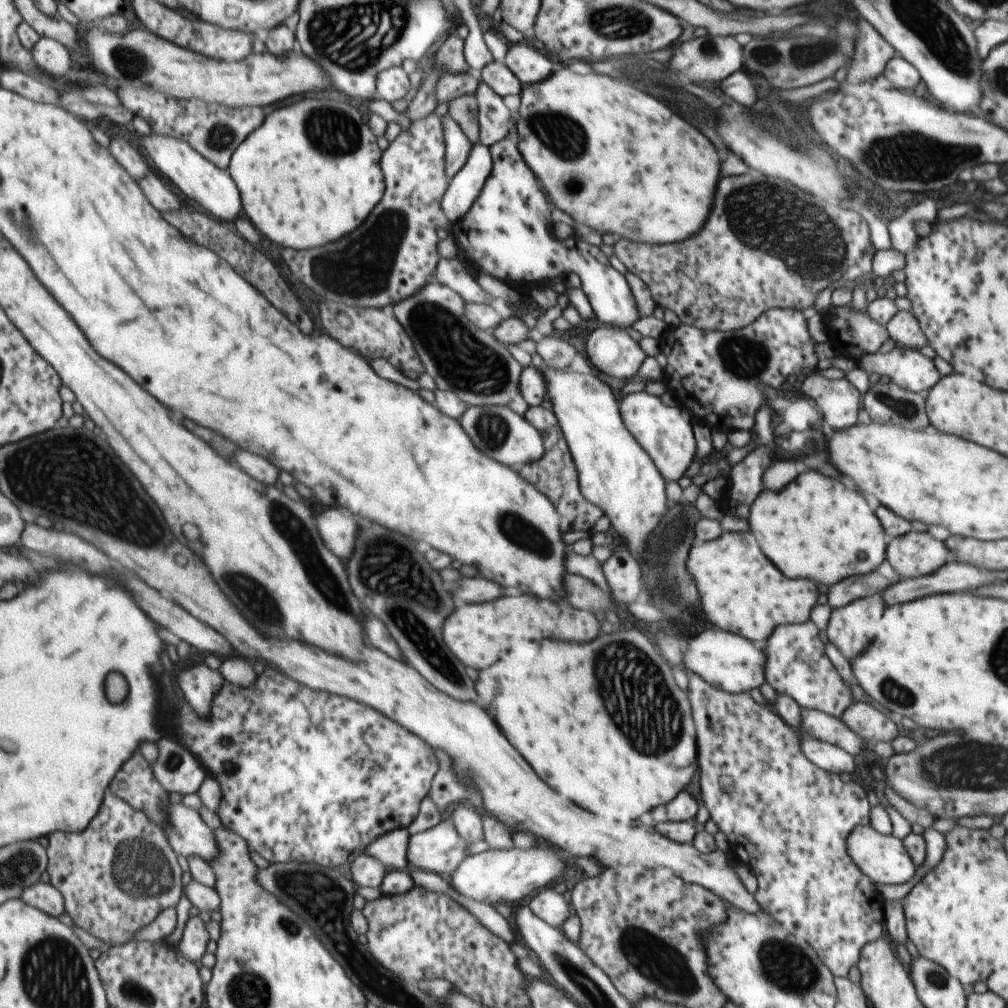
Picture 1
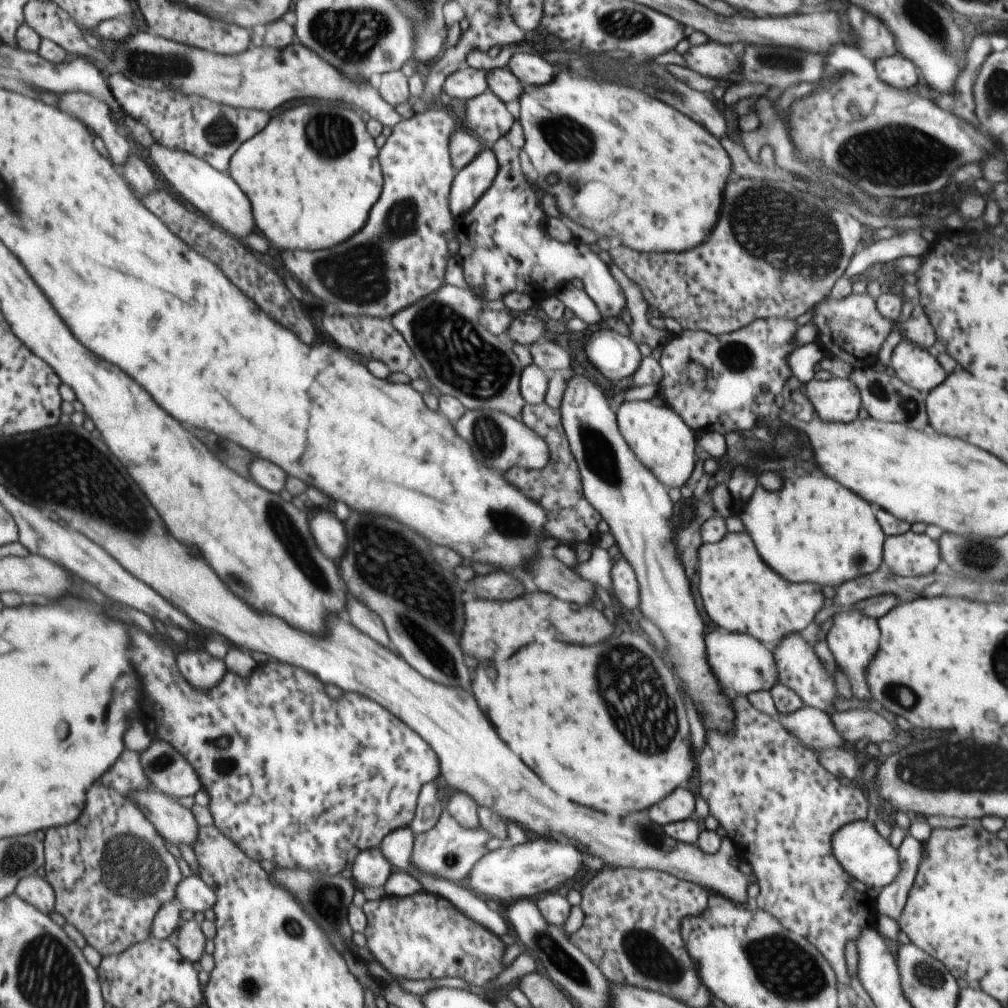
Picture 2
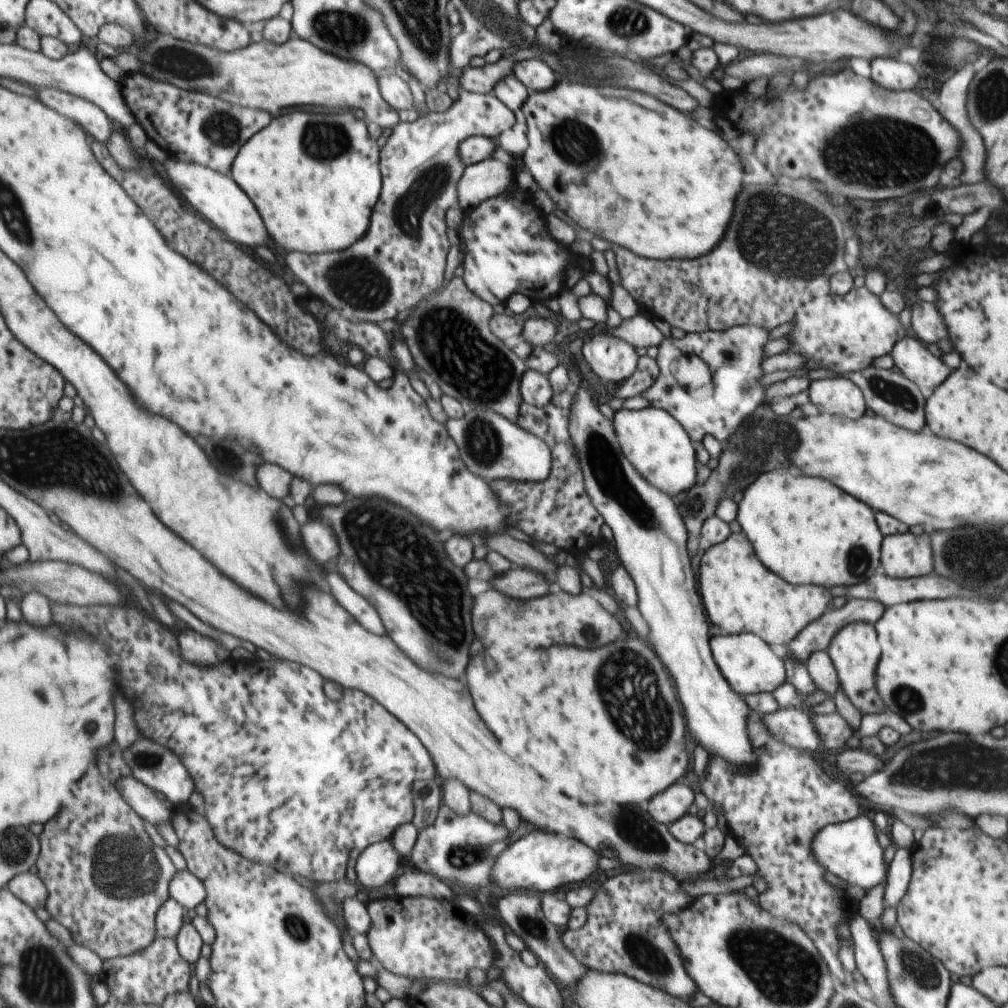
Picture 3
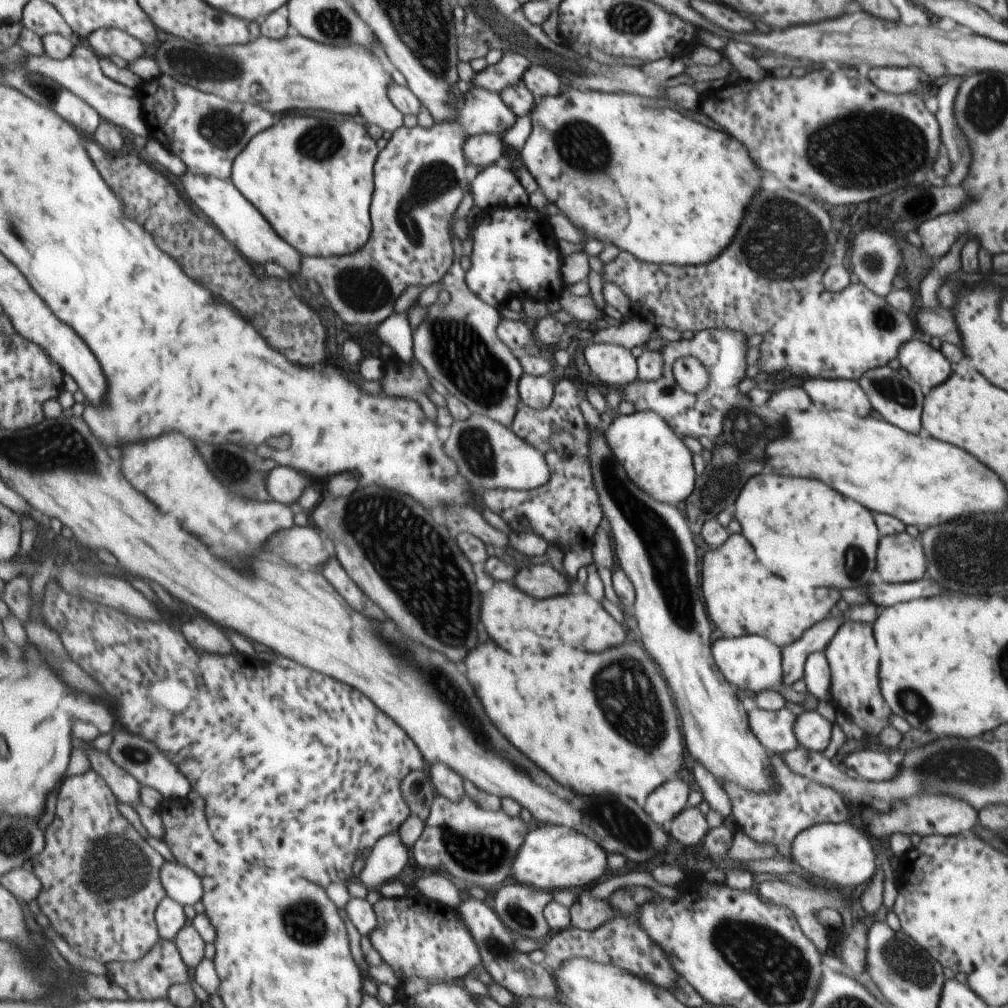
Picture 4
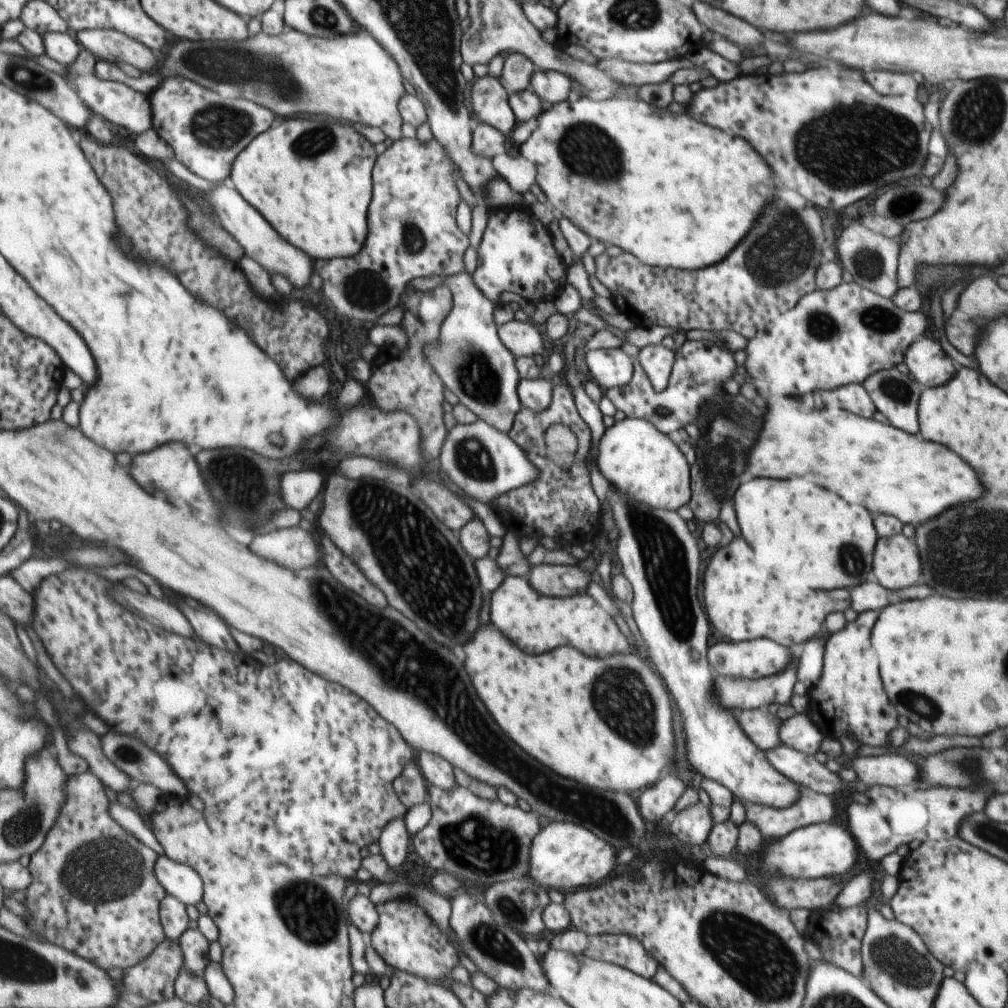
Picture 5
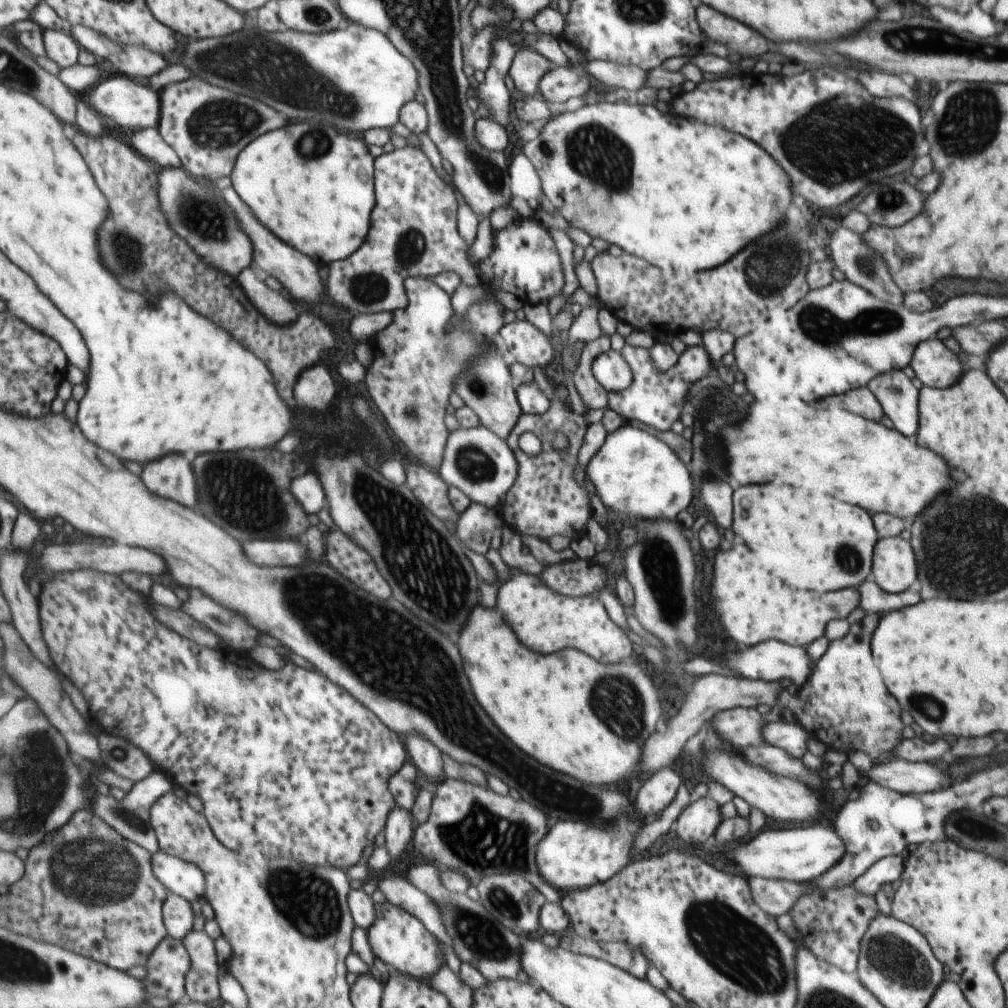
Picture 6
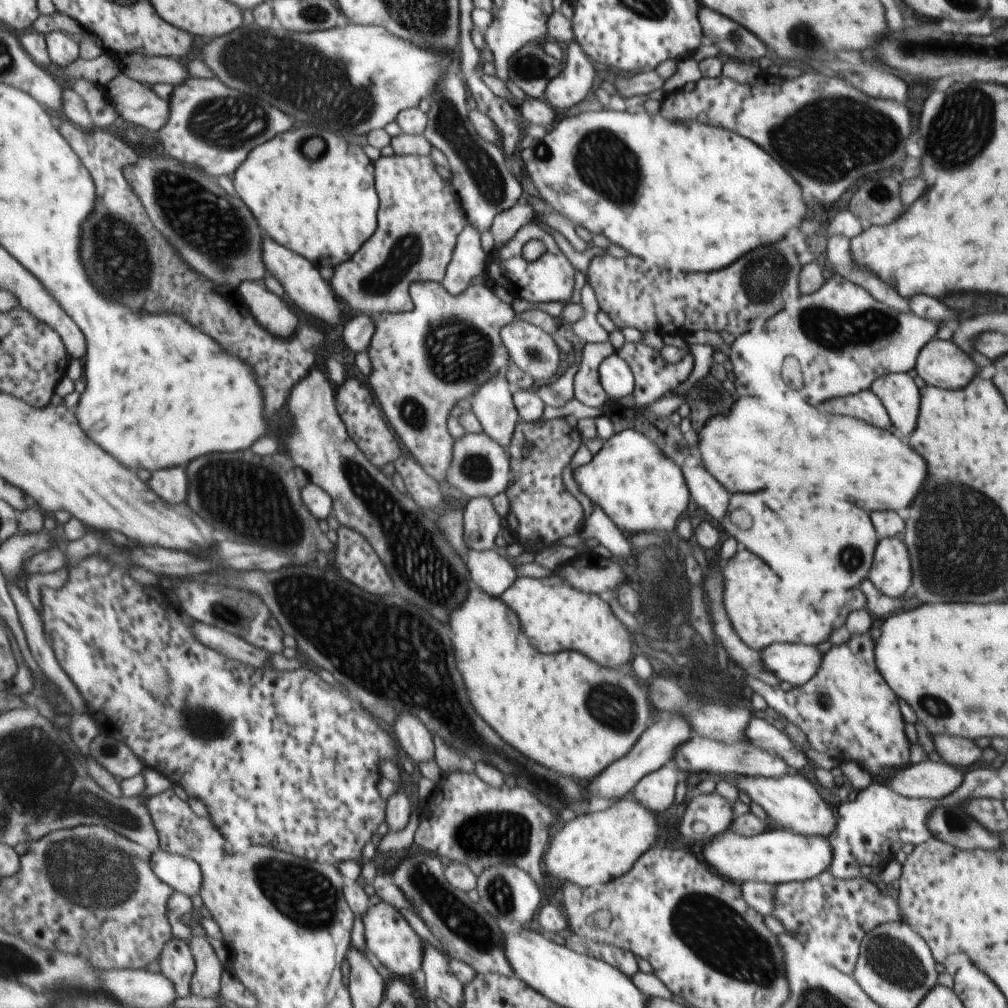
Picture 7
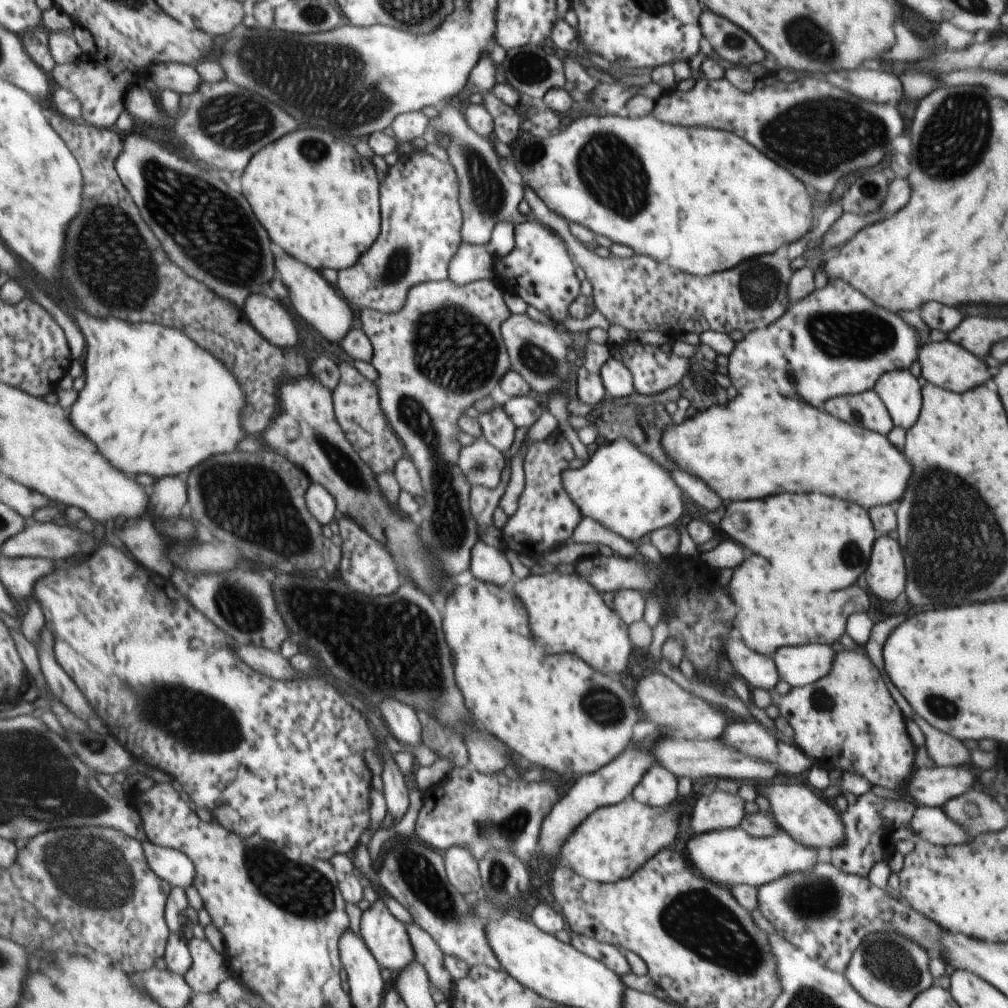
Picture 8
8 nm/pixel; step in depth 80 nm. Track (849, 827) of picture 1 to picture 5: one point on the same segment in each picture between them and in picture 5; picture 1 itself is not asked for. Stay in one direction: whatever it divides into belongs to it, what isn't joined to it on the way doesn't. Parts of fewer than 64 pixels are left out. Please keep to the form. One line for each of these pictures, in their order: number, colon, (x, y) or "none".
2: (779, 806)
3: (775, 809)
4: (798, 804)
5: (812, 807)

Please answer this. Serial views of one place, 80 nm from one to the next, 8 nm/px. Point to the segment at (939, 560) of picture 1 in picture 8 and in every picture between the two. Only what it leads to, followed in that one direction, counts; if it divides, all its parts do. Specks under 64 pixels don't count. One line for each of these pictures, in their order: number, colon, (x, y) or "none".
2: (906, 555)
3: (904, 556)
4: (900, 559)
5: (896, 566)
6: (894, 568)
7: (890, 573)
8: (885, 577)

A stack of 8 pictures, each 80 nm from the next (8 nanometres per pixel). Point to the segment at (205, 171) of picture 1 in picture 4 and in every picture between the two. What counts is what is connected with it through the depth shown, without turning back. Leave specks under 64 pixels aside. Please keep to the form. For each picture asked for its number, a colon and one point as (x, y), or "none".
2: (215, 193)
3: (218, 197)
4: (241, 223)

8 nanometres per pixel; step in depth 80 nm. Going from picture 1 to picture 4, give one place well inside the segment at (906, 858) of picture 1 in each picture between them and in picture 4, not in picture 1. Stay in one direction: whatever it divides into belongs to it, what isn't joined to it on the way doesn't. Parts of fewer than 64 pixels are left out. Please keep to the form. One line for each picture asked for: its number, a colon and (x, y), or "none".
2: (867, 857)
3: (849, 850)
4: (840, 853)

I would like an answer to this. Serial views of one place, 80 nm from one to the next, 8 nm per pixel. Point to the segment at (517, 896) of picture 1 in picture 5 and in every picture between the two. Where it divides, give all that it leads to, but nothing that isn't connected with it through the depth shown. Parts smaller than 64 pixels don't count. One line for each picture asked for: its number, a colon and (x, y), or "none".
2: (540, 864)
3: (539, 861)
4: (552, 858)
5: (563, 857)

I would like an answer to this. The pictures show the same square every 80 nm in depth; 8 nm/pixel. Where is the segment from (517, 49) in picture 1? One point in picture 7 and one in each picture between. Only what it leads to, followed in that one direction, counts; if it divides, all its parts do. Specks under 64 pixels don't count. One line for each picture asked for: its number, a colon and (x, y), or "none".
2: (530, 69)
3: (535, 74)
4: (538, 79)
5: (550, 86)
6: (559, 84)
7: (571, 84)

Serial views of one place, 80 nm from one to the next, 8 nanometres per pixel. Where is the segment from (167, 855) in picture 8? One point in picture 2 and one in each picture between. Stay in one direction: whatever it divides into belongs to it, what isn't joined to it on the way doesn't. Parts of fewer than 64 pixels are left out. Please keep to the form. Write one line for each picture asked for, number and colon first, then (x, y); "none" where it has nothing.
2: (193, 894)
3: (186, 888)
4: (182, 884)
5: (181, 881)
6: (185, 879)
7: (183, 874)

